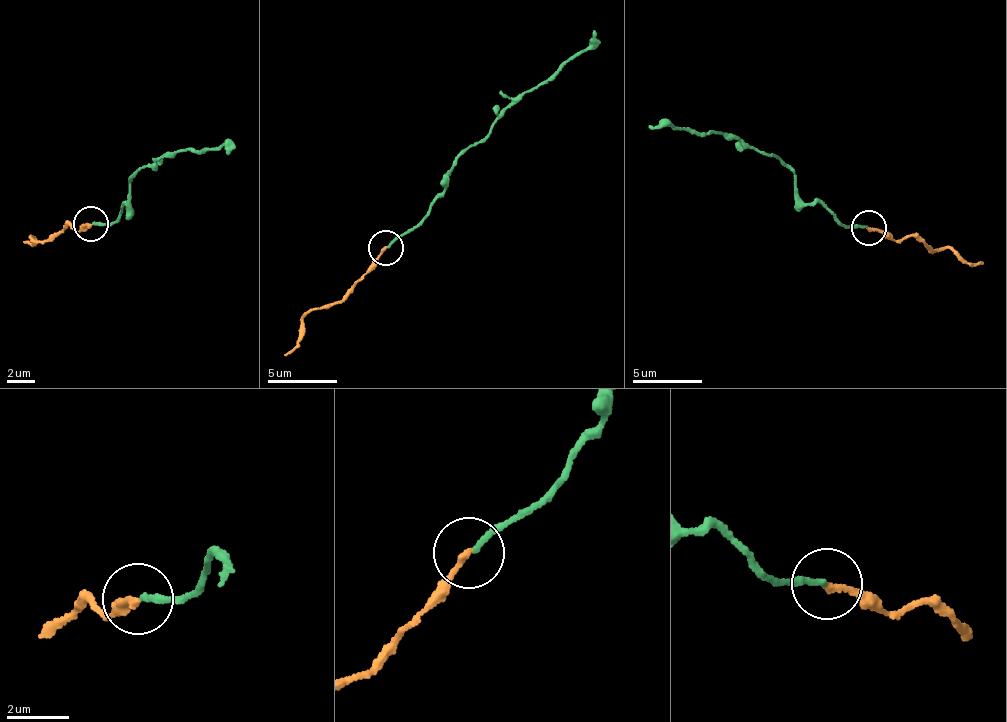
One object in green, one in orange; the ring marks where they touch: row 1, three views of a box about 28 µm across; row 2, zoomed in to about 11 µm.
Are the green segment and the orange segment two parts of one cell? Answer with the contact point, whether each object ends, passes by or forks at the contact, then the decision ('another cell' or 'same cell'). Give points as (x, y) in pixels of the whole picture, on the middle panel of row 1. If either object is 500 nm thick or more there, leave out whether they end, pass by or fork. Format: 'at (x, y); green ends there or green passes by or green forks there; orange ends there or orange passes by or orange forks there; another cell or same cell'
at (385, 248); green ends there; orange ends there; another cell

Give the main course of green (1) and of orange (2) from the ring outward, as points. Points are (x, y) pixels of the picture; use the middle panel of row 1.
1: (388, 247), (410, 233), (445, 187), (456, 161), (513, 103), (554, 78), (595, 32)
2: (385, 247), (337, 303), (314, 310), (304, 322), (297, 343), (283, 353)

